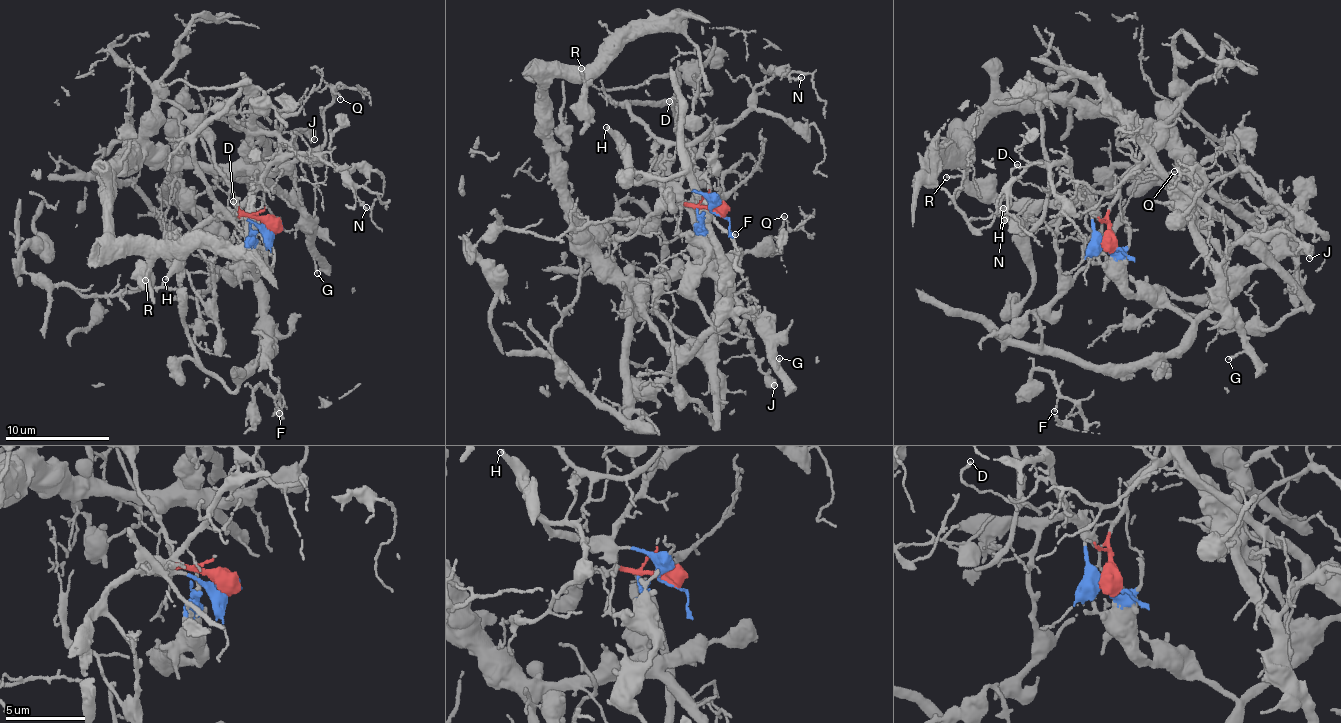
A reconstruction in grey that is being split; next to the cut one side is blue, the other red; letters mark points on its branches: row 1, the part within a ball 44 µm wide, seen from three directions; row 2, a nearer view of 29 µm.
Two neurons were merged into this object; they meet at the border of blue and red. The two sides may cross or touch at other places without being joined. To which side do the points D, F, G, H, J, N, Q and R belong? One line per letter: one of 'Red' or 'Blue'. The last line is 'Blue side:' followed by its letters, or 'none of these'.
D: Blue
F: Blue
G: Red
H: Blue
J: Red
N: Blue
Q: Red
R: Red
Blue side: D, F, H, N

